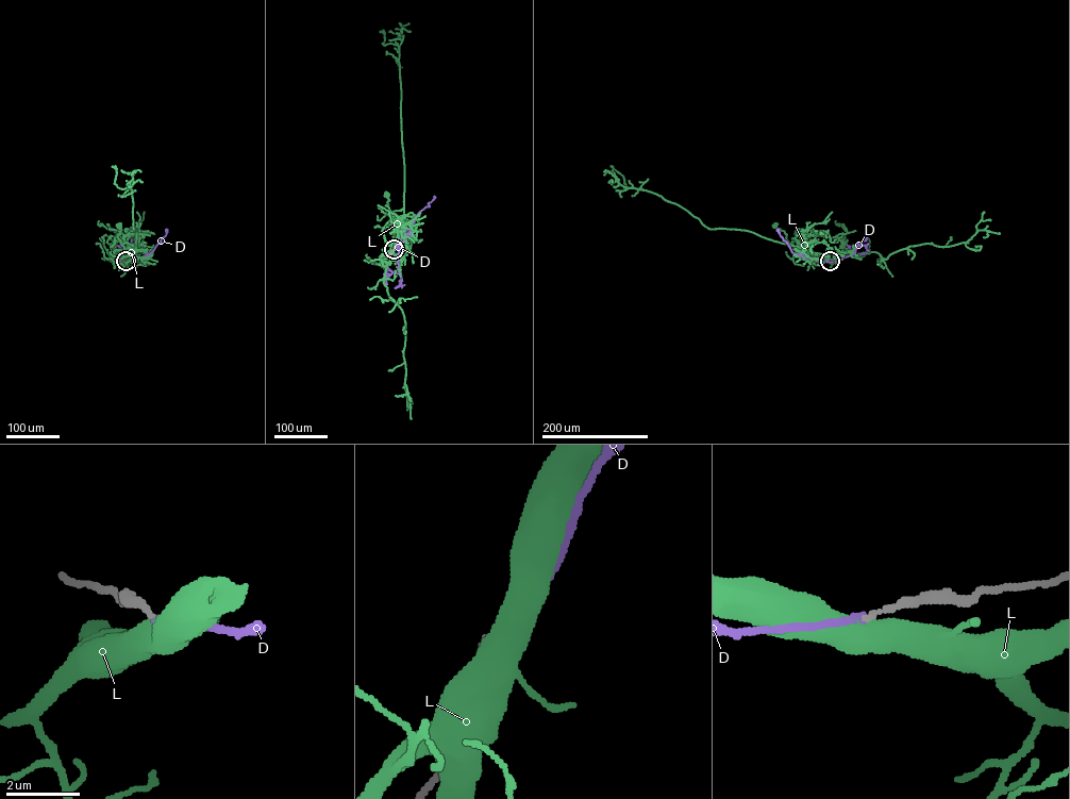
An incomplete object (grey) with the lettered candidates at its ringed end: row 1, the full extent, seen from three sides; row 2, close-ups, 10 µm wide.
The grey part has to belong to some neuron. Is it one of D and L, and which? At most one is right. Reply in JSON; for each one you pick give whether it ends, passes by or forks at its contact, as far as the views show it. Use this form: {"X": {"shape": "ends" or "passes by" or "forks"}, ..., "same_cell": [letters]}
{"D": {"shape": "ends"}, "same_cell": ["D"]}

